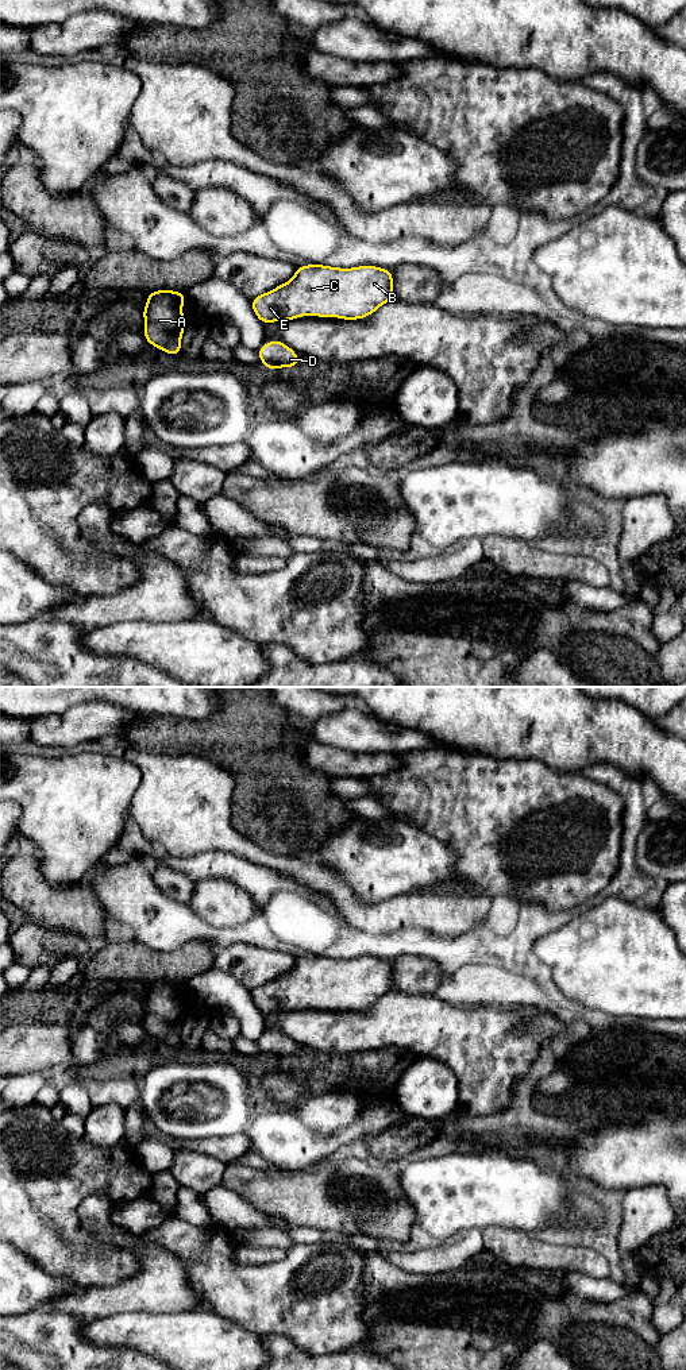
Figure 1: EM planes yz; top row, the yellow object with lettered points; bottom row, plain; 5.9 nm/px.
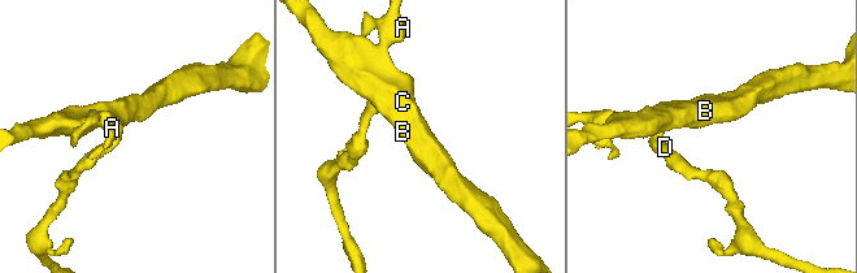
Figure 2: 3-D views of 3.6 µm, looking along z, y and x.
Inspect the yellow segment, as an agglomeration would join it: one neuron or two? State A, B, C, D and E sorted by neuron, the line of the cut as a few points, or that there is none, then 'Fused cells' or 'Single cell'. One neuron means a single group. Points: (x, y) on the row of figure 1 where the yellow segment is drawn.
Groups: A B C D E. No split. Single cell

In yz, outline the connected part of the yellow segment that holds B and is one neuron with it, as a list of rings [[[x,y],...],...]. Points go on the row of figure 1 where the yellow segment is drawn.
[[[304,265],[296,267],[290,281],[250,301],[262,324],[290,321],[301,316],[339,317],[359,320],[373,314],[379,306],[393,300],[393,274],[389,269],[371,265],[354,269],[327,265]]]

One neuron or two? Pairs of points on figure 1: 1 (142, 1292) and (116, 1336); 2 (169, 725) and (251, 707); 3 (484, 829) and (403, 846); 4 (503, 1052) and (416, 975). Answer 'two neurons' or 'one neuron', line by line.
1: two neurons
2: one neuron
3: two neurons
4: two neurons

